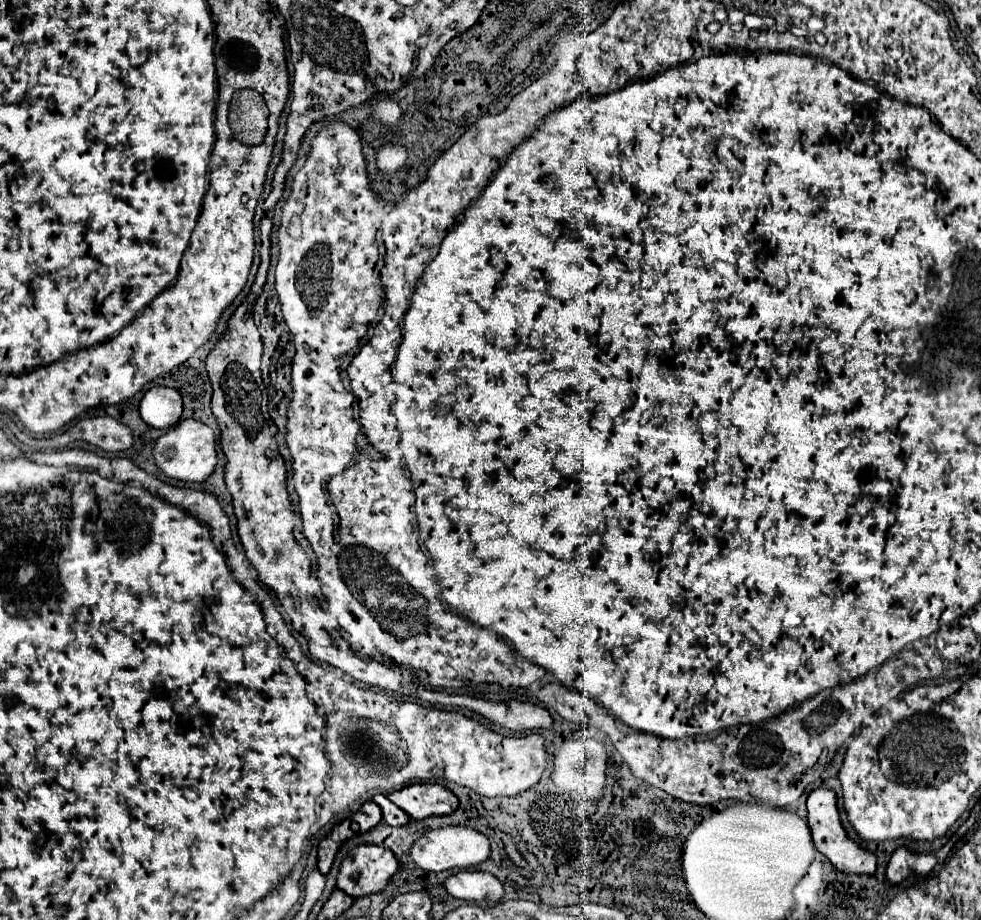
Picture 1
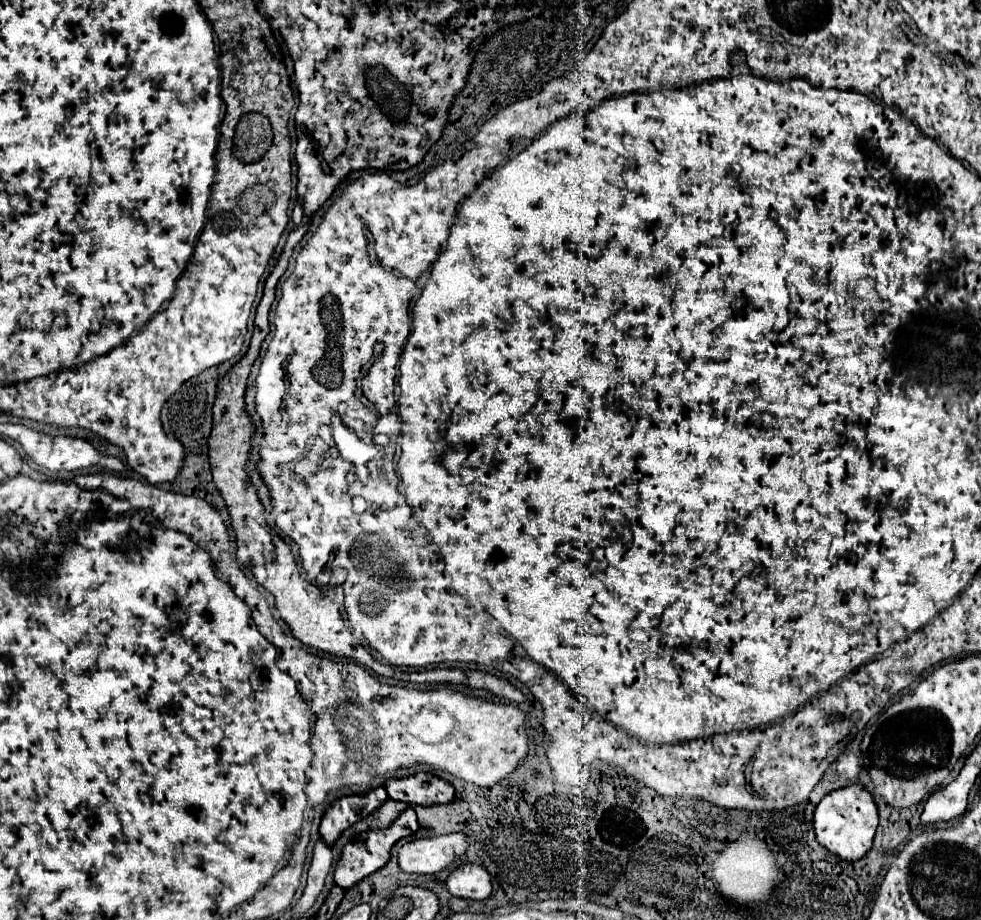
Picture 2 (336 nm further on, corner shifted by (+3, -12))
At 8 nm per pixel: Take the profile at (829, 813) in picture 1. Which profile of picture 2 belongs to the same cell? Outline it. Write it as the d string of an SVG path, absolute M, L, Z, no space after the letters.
M850 785L828 793L814 811L816 841L842 861L858 861L872 849L872 839L878 827L878 811L872 795L860 787Z

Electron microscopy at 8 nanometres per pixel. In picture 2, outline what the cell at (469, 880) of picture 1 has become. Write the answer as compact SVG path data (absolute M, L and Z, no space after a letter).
M464 863L458 869L454 869L446 879L446 887L454 897L474 899L474 901L482 901L492 893L488 871L480 865L470 865L470 863Z

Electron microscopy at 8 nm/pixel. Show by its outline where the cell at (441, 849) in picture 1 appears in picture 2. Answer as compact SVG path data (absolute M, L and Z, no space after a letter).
M450 833L430 839L416 839L400 847L398 863L406 873L440 873L468 851L466 833Z

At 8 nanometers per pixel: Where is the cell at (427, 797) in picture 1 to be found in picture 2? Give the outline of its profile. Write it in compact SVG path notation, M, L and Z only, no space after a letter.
M418 773L406 779L390 779L384 787L388 797L408 805L444 805L454 801L454 787L430 773Z

